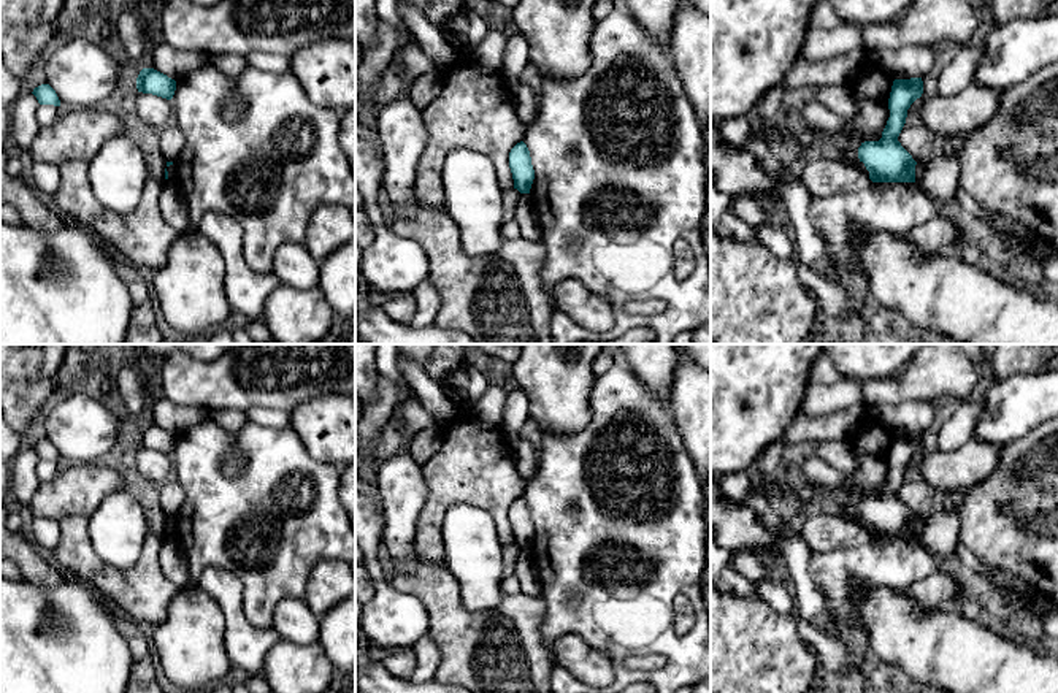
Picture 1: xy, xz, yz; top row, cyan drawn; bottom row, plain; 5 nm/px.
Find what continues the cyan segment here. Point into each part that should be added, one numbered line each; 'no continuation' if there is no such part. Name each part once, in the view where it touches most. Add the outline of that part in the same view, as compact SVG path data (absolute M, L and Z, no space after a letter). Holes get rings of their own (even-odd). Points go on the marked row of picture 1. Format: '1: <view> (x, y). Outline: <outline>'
no continuation

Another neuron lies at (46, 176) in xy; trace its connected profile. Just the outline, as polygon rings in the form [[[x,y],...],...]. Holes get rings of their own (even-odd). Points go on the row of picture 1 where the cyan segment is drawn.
[[[35,162],[32,168],[32,178],[35,181],[35,189],[41,193],[44,200],[51,200],[60,186],[59,167],[43,162]]]

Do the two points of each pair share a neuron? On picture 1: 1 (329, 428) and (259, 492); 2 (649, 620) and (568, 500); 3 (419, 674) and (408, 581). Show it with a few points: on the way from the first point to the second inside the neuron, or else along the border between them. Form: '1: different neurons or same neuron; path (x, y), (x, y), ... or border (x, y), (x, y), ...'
1: different neurons; border (289, 425), (314, 459), (338, 468)
2: same neuron; path (625, 590), (625, 560), (598, 530)
3: different neurons; border (427, 633), (438, 647), (436, 670)

